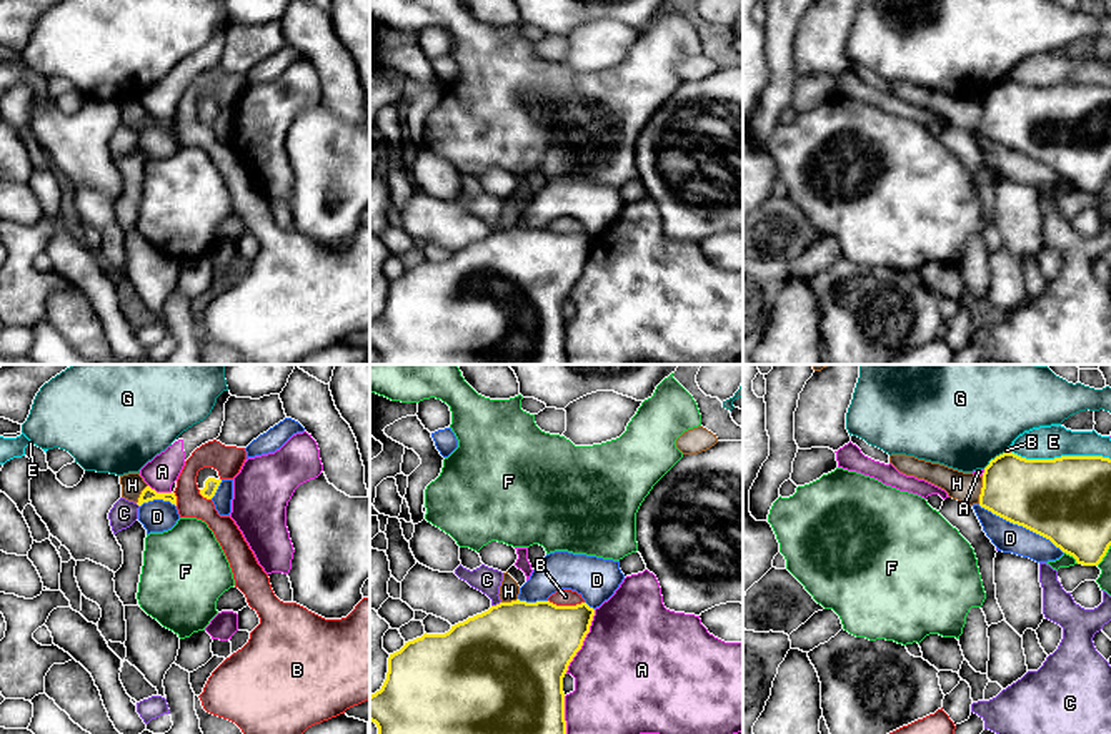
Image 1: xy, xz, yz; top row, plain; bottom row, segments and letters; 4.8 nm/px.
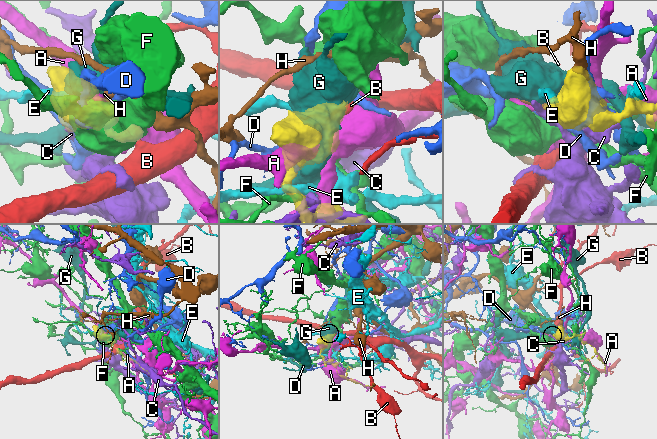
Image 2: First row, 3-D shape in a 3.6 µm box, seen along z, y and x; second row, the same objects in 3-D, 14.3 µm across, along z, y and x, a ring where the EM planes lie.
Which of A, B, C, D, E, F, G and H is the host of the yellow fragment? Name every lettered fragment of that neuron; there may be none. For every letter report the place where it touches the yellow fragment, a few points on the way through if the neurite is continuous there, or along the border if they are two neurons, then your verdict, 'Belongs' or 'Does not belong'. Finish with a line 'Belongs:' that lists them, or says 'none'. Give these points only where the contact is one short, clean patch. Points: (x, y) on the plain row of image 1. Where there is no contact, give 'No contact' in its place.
A: Touches yellow at xz (583, 267). Does not belong
B: Touches yellow at xz (567, 233). Does not belong
C: Touches yellow at xz (497, 232). Does not belong
D: Touches yellow at yz (1021, 152). Does not belong
E: Touches yellow at yz (1061, 84). Does not belong
F: Touches yellow at yz (1071, 182). Does not belong
G: Touches yellow at yz (995, 85). Does not belong
H: Touches yellow at yz (981, 117). Boundary: yz (983, 104), (978, 130). Does not belong
Belongs: none

